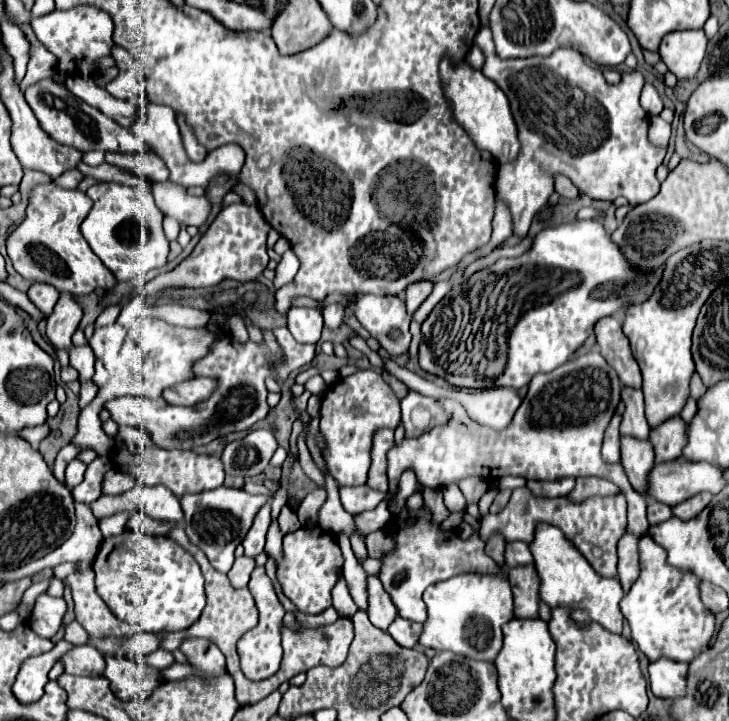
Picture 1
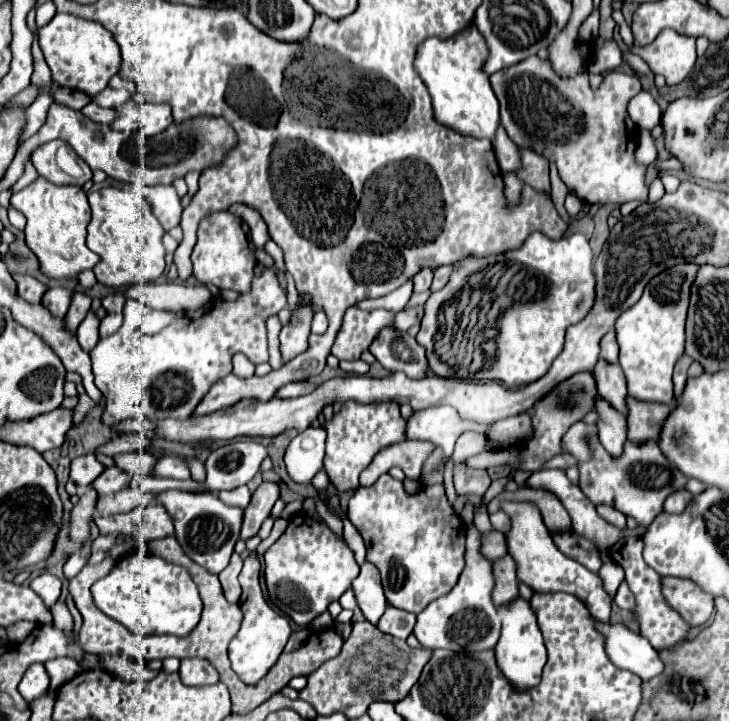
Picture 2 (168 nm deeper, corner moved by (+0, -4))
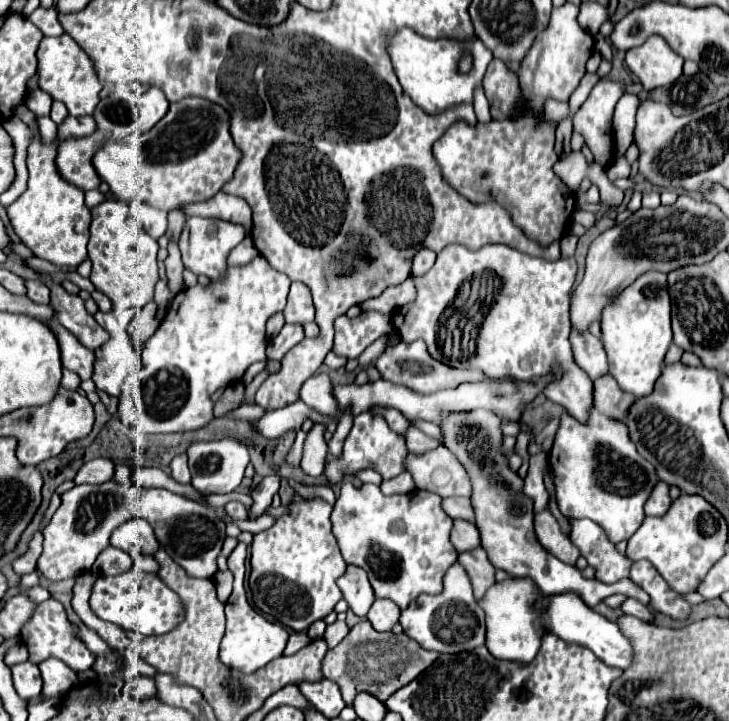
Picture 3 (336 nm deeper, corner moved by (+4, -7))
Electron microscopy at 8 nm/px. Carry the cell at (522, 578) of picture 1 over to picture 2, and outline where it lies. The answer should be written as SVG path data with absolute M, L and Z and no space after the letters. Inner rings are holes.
M506 555L506 559L494 559L492 561L492 575L496 579L496 585L492 591L492 601L496 605L510 603L512 599L518 597L516 565L514 565L510 555Z

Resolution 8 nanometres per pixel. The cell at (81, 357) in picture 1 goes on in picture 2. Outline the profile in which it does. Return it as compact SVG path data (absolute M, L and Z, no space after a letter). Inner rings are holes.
M90 309L90 311L86 313L86 317L84 317L84 321L80 323L78 331L76 331L78 341L80 341L80 345L82 345L84 351L92 351L92 349L96 347L96 343L98 343L98 339L100 339L100 335L98 335L98 325L100 325L100 319L98 319L98 315Z

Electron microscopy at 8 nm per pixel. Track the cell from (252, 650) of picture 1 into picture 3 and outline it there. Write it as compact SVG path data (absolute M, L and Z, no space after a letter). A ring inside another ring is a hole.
M238 542L234 552L228 556L228 568L234 574L234 592L226 602L226 634L220 646L220 660L230 668L242 674L252 674L264 668L274 658L282 656L284 646L288 642L288 630L282 624L272 624L264 616L260 616L248 602L244 590L244 576L246 576L246 544Z

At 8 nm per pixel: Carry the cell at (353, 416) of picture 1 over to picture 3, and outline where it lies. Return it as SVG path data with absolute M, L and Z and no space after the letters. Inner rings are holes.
M364 412L364 414L358 414L354 418L352 430L350 430L350 434L344 440L342 454L340 456L334 456L334 454L326 456L324 476L328 478L328 482L338 484L338 482L344 480L344 476L352 476L352 474L360 472L360 470L366 470L366 468L374 468L376 472L382 474L384 480L390 480L390 478L398 476L400 472L404 472L404 466L402 466L404 454L408 454L404 436L398 434L398 432L394 432L388 426L388 422L384 420L382 414Z

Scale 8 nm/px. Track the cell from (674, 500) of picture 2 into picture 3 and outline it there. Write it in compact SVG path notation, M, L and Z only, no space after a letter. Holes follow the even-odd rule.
M658 482L656 490L652 490L652 496L648 498L644 510L646 516L662 516L666 514L666 510L672 506L672 498L670 498L670 486L666 482Z

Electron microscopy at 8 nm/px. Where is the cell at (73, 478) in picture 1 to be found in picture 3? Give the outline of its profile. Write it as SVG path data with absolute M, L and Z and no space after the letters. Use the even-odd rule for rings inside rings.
M108 458L88 460L76 474L76 484L104 484L114 476L114 462Z

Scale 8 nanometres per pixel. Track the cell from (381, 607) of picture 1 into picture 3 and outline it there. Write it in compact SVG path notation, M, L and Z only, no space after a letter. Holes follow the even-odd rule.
M348 566L346 574L338 578L336 582L344 594L344 600L348 602L350 610L364 618L368 614L368 610L372 608L376 596L374 596L374 590L368 582L368 576L362 568L356 568L356 566Z

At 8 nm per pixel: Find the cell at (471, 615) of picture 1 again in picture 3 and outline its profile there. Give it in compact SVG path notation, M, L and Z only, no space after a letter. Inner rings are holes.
M456 562L444 576L444 592L436 596L420 596L408 610L402 612L400 624L404 634L416 640L422 648L434 650L440 654L454 654L454 652L468 652L486 642L486 616L484 610L474 600L472 582L466 568Z

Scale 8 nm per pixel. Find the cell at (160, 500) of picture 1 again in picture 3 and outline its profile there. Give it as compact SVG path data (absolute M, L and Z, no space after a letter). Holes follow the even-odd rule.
M134 518L118 526L110 536L110 544L124 552L136 550L142 554L154 554L160 548L152 526L144 518Z

